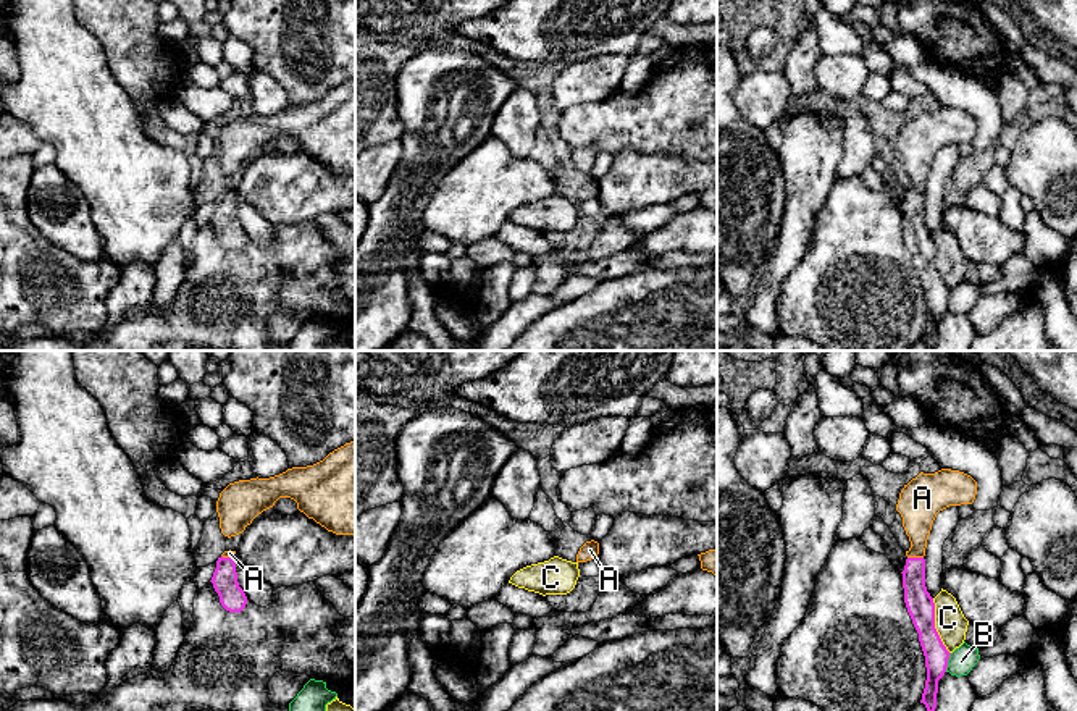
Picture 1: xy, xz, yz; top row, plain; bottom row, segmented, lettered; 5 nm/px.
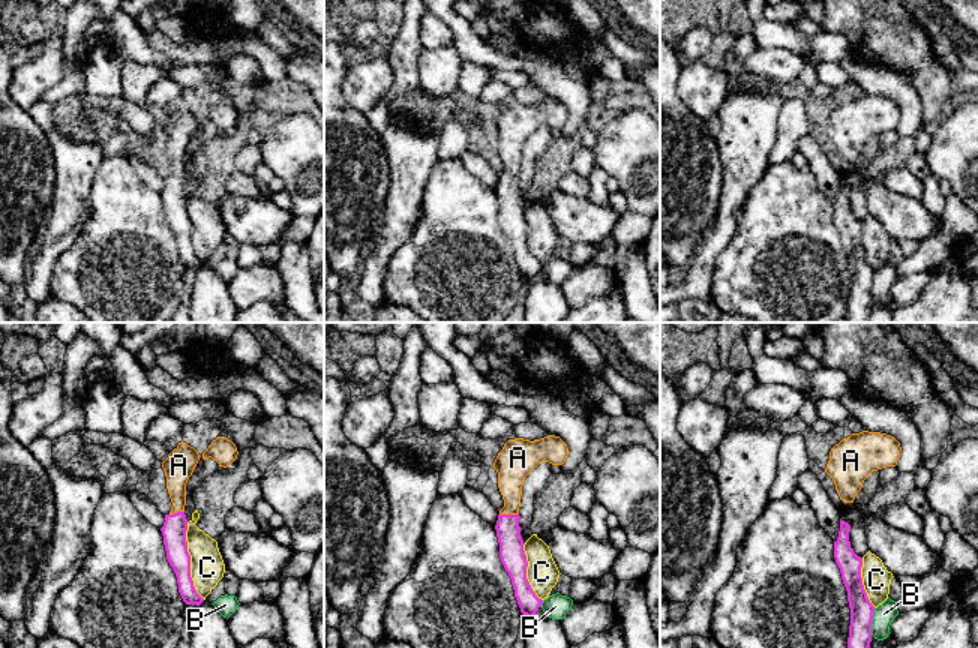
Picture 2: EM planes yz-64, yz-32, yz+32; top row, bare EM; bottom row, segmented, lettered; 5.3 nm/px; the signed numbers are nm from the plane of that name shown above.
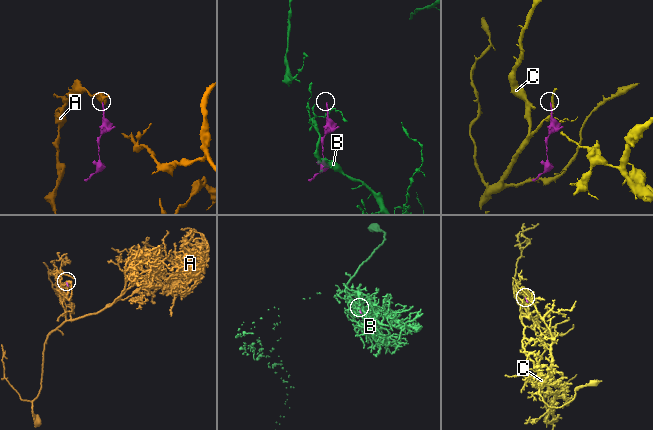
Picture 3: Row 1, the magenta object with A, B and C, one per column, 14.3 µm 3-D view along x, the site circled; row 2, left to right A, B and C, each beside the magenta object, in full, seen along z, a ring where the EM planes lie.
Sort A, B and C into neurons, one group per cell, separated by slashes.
A / B / C

